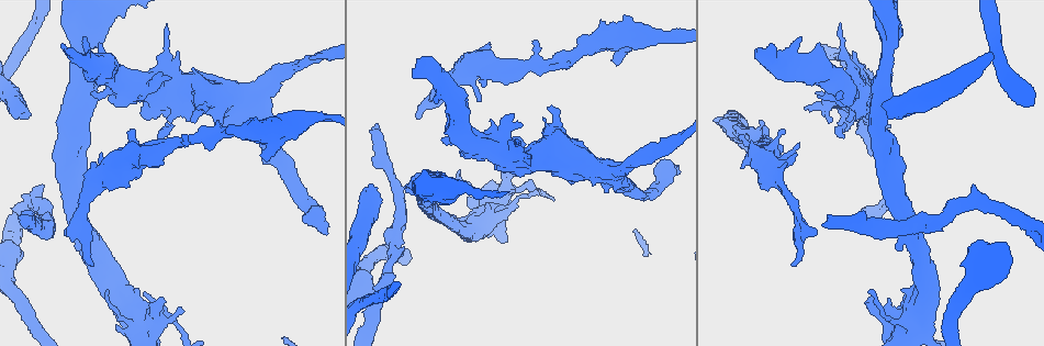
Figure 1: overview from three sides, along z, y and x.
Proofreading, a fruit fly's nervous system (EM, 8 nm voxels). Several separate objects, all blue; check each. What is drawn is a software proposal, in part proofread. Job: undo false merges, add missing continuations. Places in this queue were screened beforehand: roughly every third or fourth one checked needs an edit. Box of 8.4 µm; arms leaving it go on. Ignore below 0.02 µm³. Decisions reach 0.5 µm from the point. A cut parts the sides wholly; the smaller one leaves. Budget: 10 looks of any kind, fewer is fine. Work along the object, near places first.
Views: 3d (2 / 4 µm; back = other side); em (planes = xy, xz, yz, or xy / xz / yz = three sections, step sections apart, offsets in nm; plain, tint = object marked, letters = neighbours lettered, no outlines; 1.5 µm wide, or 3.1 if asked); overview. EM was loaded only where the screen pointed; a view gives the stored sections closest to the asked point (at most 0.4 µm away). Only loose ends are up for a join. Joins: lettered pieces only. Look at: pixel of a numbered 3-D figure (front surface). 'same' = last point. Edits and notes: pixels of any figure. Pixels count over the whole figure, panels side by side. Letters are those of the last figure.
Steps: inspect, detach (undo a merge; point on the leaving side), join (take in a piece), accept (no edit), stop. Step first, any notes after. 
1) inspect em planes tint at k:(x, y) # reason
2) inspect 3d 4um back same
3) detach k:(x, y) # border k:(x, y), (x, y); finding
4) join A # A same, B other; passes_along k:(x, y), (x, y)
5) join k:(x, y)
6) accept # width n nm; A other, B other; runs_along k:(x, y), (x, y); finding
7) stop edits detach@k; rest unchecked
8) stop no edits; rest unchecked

inspect 3d 4um at 1:(62, 43) # free end

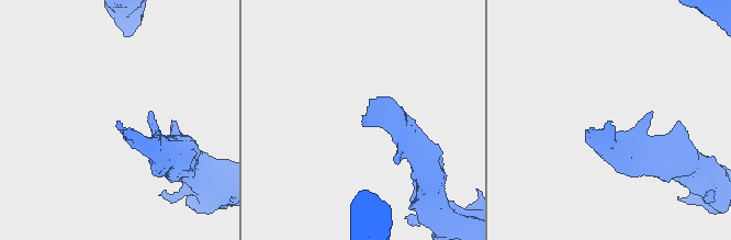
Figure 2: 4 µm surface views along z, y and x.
inspect em planes letters at 2:(363, 122) # shape alone is not enough

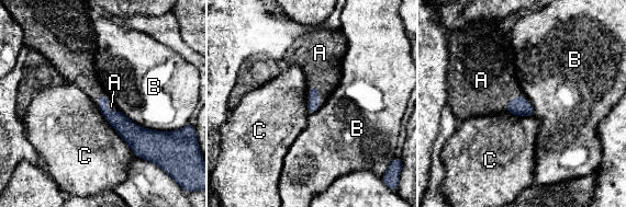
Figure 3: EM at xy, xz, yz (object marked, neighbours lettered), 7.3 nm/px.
join A # A same, B other, C other; passes_along 3:(127, 130), (107, 104), (111, 106); it goes on there

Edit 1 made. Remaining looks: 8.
inspect overview # redraw

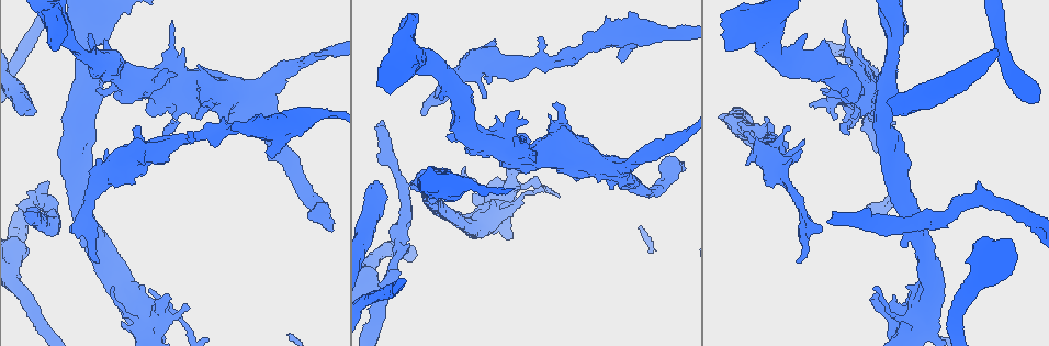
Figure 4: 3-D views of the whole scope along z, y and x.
inspect em planes letters at 4:(29, 221) # branch stops here

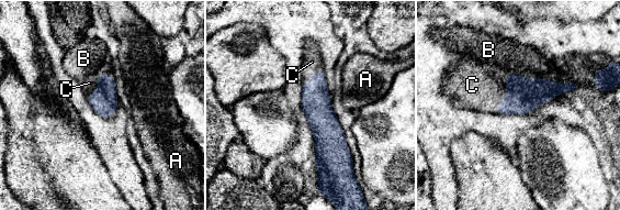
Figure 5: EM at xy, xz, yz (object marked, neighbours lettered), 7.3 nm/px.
join C # longest_contact C 280 nm; A other, B other, C same; passes_along 5:(525, 95), (506, 94), (473, 85); the neuron continues

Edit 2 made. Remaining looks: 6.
inspect overview

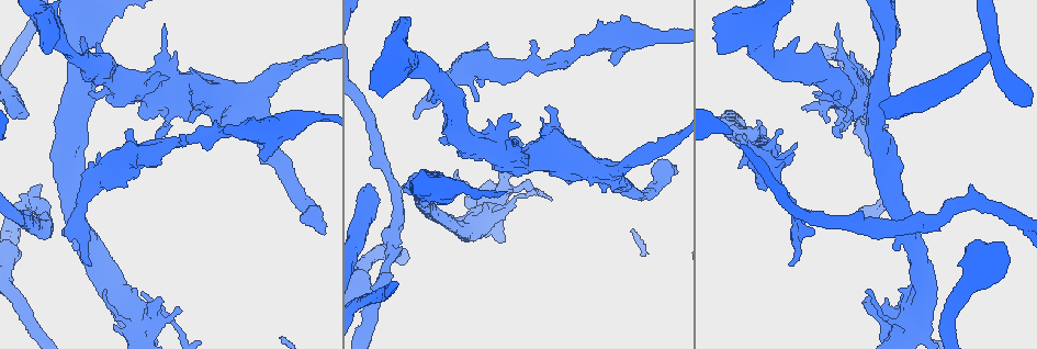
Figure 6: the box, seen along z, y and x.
inspect em xy step 8 letters at 6:(886, 38) # abrupt turn

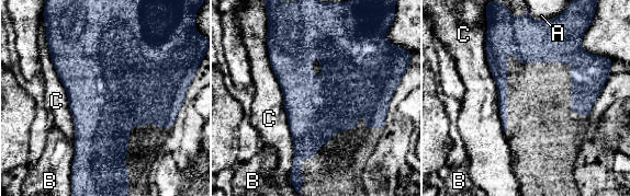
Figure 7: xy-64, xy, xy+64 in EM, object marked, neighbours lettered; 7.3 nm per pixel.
accept # width 480 nm; longest_contact C 950 nm; A other, B other, C other; all the same neuron

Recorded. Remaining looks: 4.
stop edits join@3, join@5; rest unchecked

